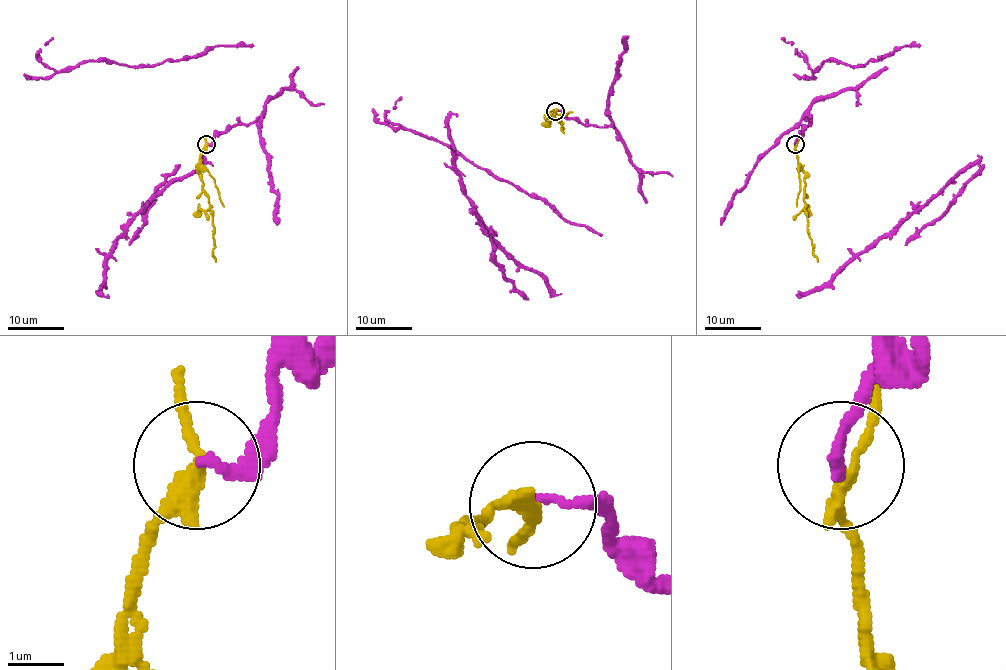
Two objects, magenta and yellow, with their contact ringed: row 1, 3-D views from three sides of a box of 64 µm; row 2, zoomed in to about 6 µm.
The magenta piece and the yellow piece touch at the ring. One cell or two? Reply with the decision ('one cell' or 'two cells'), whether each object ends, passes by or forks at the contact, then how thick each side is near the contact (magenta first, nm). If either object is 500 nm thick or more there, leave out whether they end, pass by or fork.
two cells | magenta ends | yellow passes by | 170/240 nm

